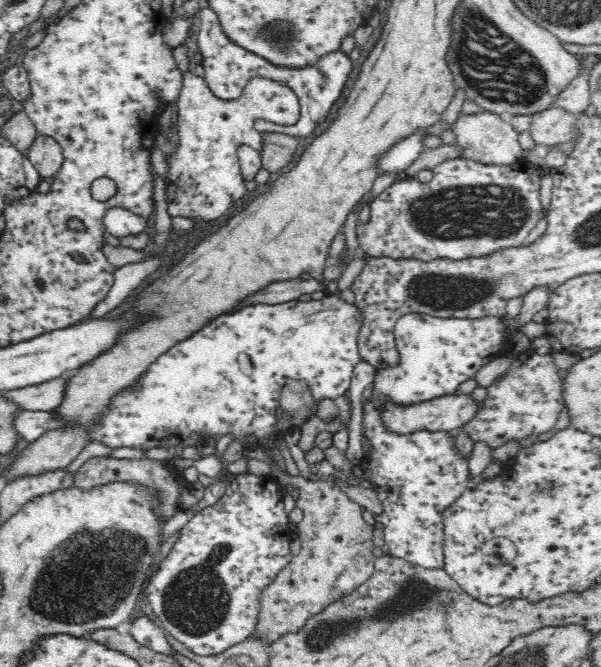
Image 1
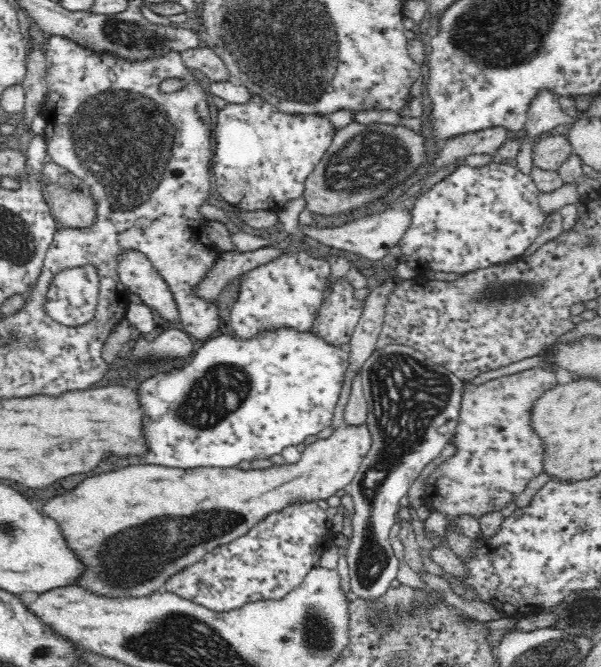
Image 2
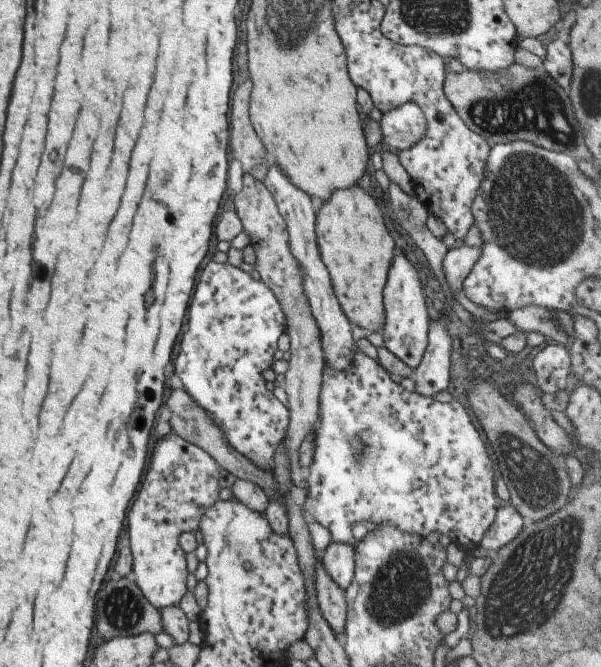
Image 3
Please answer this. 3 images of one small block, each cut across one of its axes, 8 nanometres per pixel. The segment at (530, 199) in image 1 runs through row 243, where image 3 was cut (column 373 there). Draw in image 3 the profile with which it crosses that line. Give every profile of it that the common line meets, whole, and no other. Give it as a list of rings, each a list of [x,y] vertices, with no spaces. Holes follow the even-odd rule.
[[[359,349],[353,352],[353,360],[345,370],[333,370],[327,364],[323,365],[323,374],[321,374],[321,390],[319,391],[318,402],[318,420],[314,427],[313,434],[315,440],[313,443],[313,460],[309,468],[305,471],[305,487],[307,494],[302,510],[309,514],[309,518],[321,524],[323,528],[329,531],[330,542],[335,544],[351,544],[354,546],[356,540],[351,535],[351,526],[357,522],[371,522],[375,527],[381,524],[391,524],[401,532],[407,534],[417,534],[425,538],[429,532],[447,536],[450,542],[454,542],[460,549],[467,553],[480,546],[480,540],[485,531],[493,522],[497,507],[495,506],[495,490],[493,480],[493,470],[491,459],[487,456],[485,444],[479,436],[479,432],[473,428],[471,420],[463,406],[452,399],[449,402],[441,403],[429,397],[423,397],[414,392],[403,389],[389,378],[388,372],[378,363],[377,359],[369,358]]]

